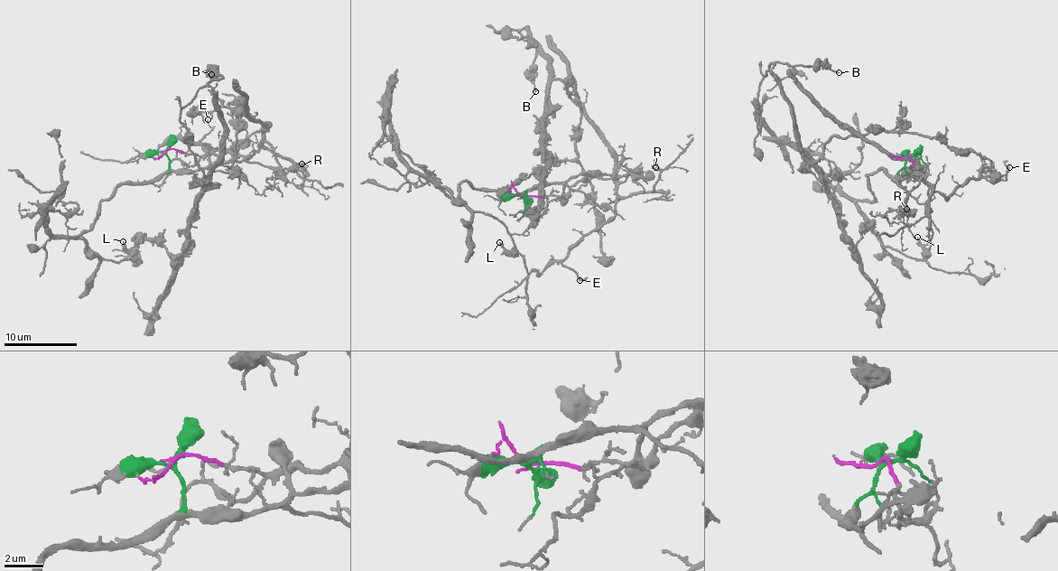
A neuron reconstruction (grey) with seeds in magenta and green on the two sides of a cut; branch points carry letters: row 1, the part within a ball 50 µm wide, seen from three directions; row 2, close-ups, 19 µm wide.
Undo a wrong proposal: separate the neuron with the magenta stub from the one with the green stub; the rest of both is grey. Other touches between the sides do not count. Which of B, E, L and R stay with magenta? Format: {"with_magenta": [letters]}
{"with_magenta": ["B", "E", "R"]}

